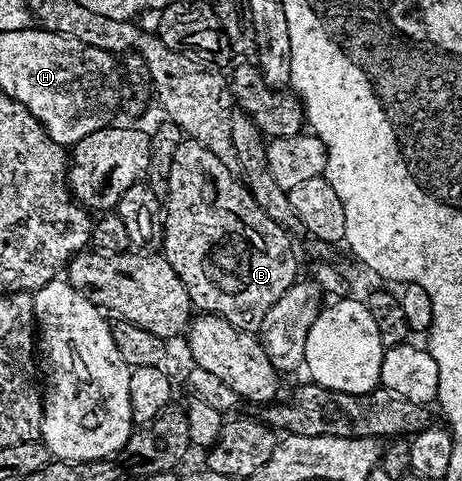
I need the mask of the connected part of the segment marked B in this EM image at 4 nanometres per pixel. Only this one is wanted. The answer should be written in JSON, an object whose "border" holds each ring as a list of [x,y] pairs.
{"border":[[[184,138],[176,151],[170,152],[171,168],[165,180],[165,218],[161,223],[163,258],[173,265],[191,294],[194,306],[208,315],[219,315],[240,333],[255,333],[265,321],[265,313],[295,282],[299,259],[295,256],[292,236],[261,209],[245,186],[244,180],[225,166],[209,149],[195,139]]]}

